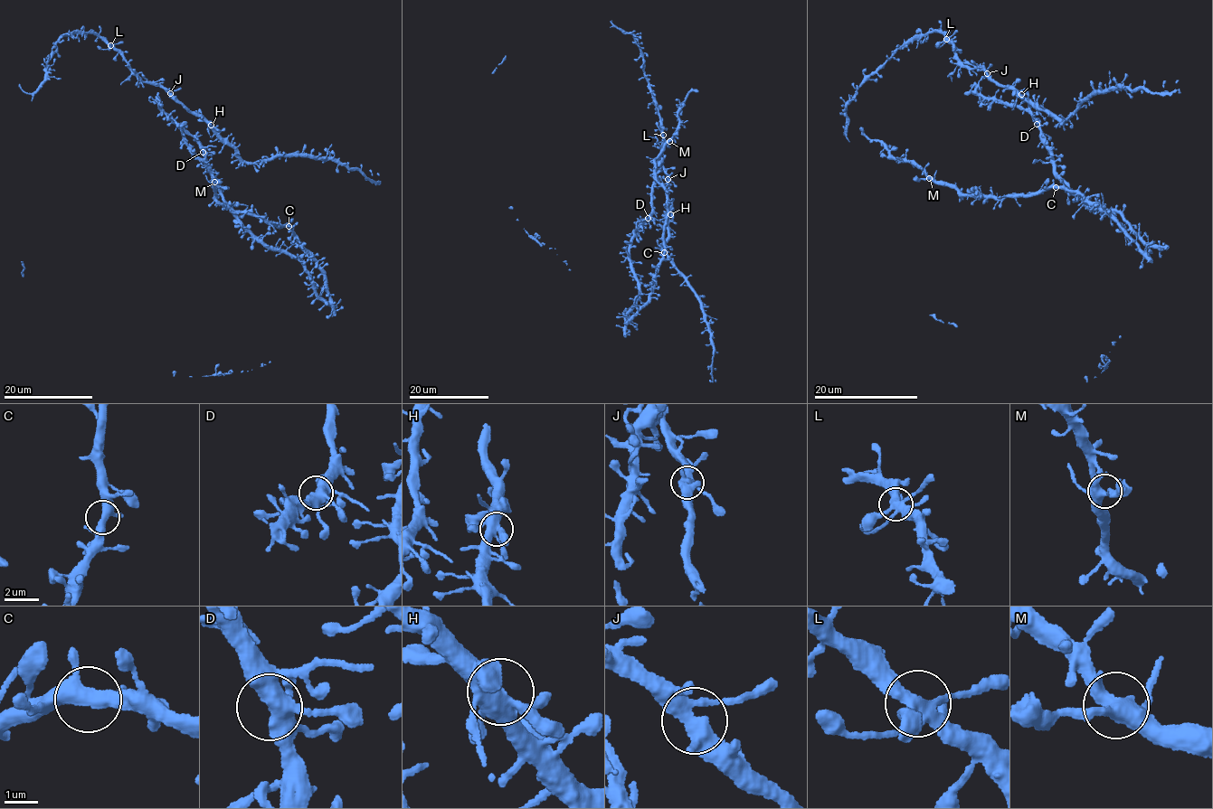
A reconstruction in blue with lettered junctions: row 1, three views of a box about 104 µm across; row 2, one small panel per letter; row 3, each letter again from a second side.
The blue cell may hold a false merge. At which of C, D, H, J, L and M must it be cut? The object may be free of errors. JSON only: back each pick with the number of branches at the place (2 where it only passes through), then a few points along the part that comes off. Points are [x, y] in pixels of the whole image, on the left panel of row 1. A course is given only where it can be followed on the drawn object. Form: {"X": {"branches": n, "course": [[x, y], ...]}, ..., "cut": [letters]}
{"cut": []}

